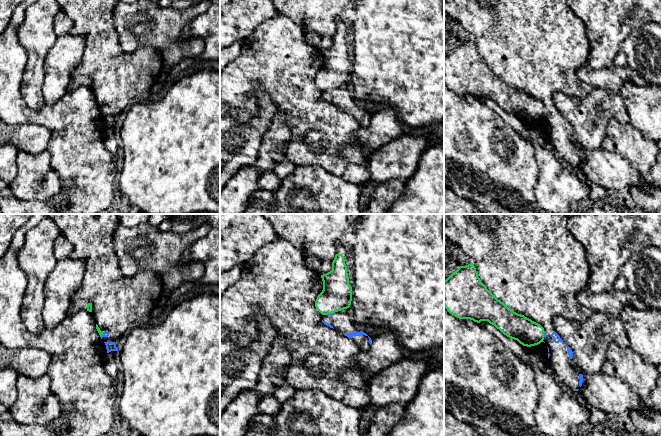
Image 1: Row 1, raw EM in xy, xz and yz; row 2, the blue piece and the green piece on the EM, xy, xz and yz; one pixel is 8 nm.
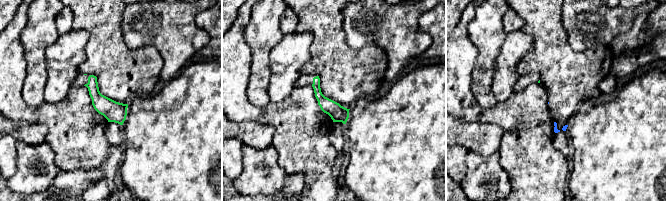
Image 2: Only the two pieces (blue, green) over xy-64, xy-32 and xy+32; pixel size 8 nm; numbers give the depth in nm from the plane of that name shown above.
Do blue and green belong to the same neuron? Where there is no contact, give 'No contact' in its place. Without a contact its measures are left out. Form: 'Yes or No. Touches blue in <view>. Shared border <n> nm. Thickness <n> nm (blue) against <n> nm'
No. Touches blue in xy. Shared border 60 nm. Thickness 50 nm (blue) against 40 nm

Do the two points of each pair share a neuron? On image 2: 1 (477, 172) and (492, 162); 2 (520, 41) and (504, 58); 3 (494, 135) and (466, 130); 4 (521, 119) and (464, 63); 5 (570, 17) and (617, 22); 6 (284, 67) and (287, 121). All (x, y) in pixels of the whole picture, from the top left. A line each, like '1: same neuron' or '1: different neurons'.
1: same neuron
2: same neuron
3: same neuron
4: same neuron
5: same neuron
6: different neurons

